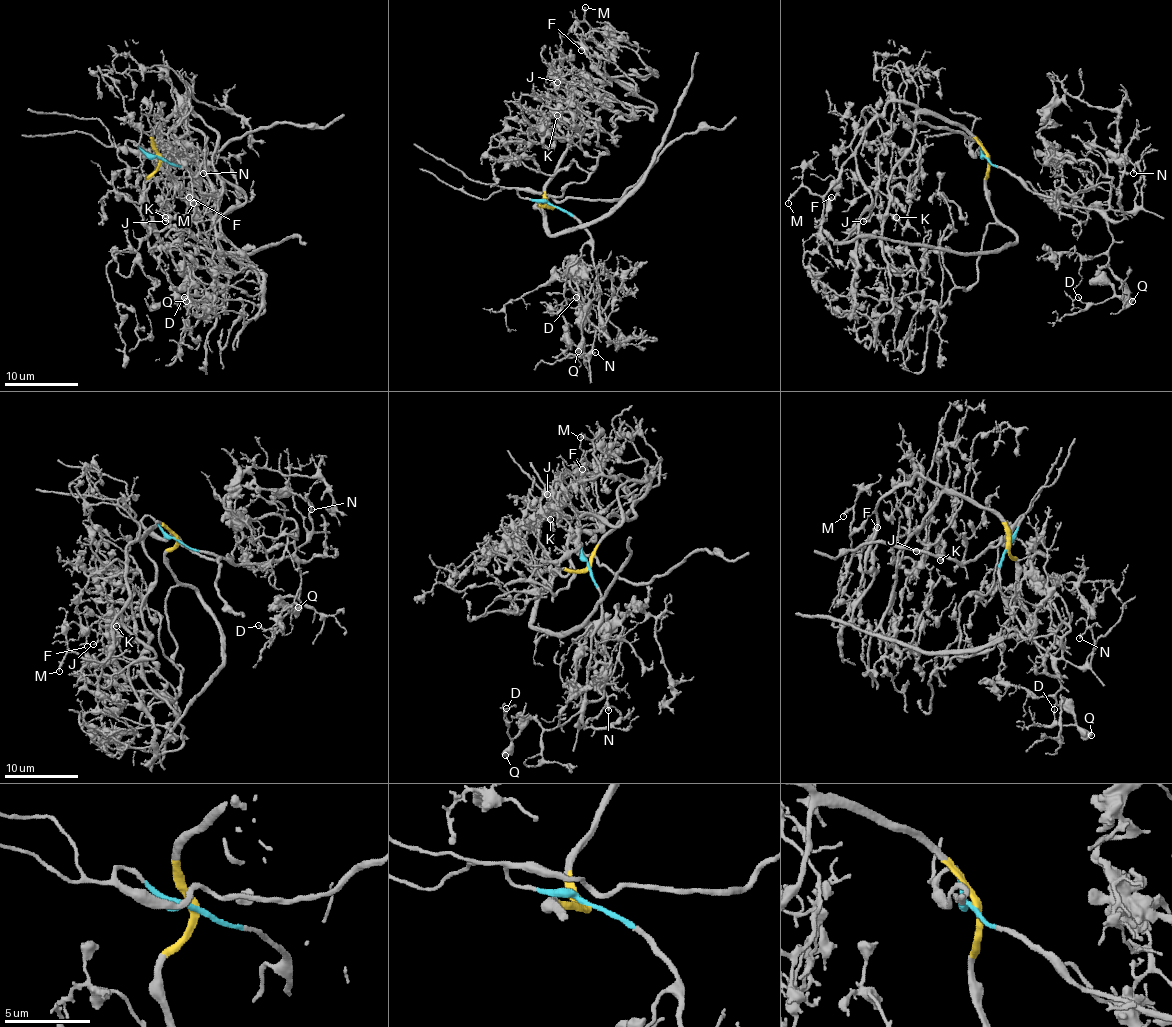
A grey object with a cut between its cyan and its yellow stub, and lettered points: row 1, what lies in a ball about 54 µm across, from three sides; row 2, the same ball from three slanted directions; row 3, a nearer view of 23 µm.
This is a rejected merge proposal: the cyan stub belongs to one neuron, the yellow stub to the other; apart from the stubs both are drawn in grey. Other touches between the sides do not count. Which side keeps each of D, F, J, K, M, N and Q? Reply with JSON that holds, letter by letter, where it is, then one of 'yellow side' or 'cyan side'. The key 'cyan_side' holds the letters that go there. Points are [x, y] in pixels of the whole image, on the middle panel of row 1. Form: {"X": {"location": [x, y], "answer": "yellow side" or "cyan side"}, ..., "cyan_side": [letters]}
{"D": {"location": [576, 297], "answer": "cyan side"}, "F": {"location": [581, 50], "answer": "yellow side"}, "J": {"location": [557, 82], "answer": "yellow side"}, "K": {"location": [557, 115], "answer": "yellow side"}, "M": {"location": [585, 7], "answer": "yellow side"}, "N": {"location": [595, 352], "answer": "cyan side"}, "Q": {"location": [578, 351], "answer": "cyan side"}, "cyan_side": ["D", "N", "Q"]}

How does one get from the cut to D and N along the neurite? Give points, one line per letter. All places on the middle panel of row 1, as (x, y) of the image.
D: (551, 206), (568, 211), (590, 237), (601, 331), (603, 328), (585, 319), (581, 333), (585, 306), (575, 296)
N: (551, 206), (568, 211), (590, 237), (599, 306), (594, 346), (585, 363), (585, 354), (596, 352)

